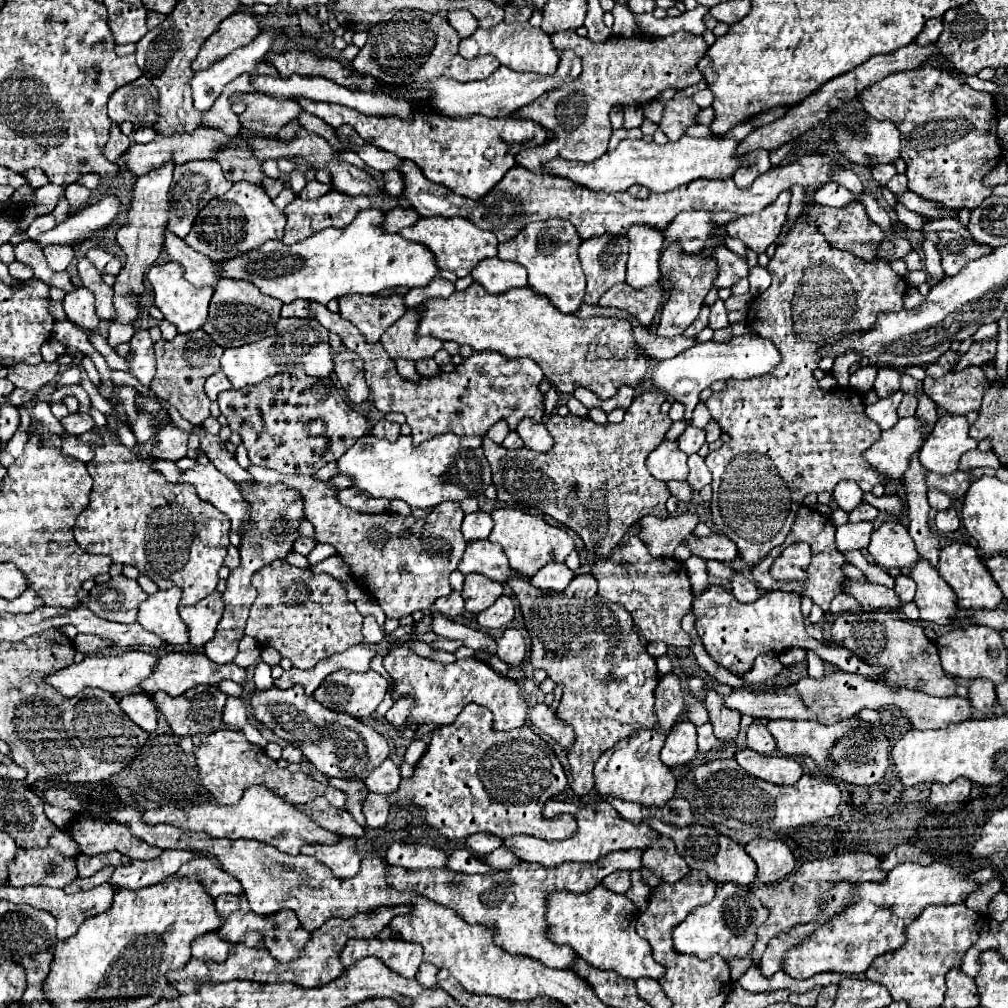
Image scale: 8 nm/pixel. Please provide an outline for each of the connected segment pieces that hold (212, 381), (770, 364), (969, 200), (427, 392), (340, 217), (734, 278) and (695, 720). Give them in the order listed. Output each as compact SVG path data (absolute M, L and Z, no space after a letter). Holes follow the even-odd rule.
M219 371L215 375L211 375L207 381L205 381L205 393L209 399L217 399L217 395L225 389L231 389L231 383L227 381L227 377Z
M747 333L741 337L733 337L727 343L695 343L691 349L685 349L683 353L657 361L651 371L651 383L671 395L675 401L683 403L687 407L685 419L691 421L691 413L695 405L699 403L699 393L709 387L713 381L727 381L727 379L747 379L771 373L771 369L779 363L779 351L775 345L763 337L757 337L755 333Z
M917 67L885 77L865 89L859 99L873 119L887 119L899 127L903 137L901 157L907 163L913 193L957 211L961 207L975 209L991 195L991 189L981 185L981 177L1003 155L995 129L997 107L991 93L975 91L937 67Z
M309 301L309 311L313 319L337 333L345 347L363 359L365 379L371 389L373 404L381 413L395 411L407 417L413 445L419 445L441 433L483 437L499 419L505 419L509 429L515 431L523 417L531 417L535 421L541 421L543 417L543 395L539 393L543 371L529 357L509 359L495 351L475 351L461 365L457 365L453 373L439 373L435 377L423 377L421 383L411 383L397 373L395 361L387 357L387 351L381 345L367 345L359 329L351 321L343 319L341 313L333 313L317 301ZM477 383L483 389L477 389Z
M331 191L315 201L303 201L299 197L295 197L287 207L285 207L285 215L287 215L287 225L285 225L285 237L283 241L287 243L299 243L299 241L305 241L307 237L319 233L321 229L325 227L339 227L339 229L345 229L361 211L369 209L371 207L371 201L369 197L349 197L345 193L339 193L339 191Z
M717 245L713 249L713 257L719 261L719 275L715 279L715 287L731 287L733 283L737 283L739 279L747 277L749 269L747 269L747 261L739 255L735 255L733 251L729 251L725 245Z
M695 701L687 707L687 719L693 723L693 725L703 725L709 721L709 715L707 715L707 709L705 709L705 703L703 701Z

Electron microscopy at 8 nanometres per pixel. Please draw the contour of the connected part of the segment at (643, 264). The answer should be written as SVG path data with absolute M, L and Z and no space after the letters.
M633 225L627 233L629 239L629 261L627 261L627 285L633 289L643 289L655 285L659 277L659 249L665 241L663 233L647 229L643 225Z

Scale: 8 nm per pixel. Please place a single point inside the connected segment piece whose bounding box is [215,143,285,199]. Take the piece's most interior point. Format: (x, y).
(238, 163)

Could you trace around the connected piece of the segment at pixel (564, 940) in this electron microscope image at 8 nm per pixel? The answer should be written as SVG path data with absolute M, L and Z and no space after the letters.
M597 885L589 893L557 891L551 893L547 907L549 939L557 945L571 945L593 967L611 969L627 979L661 979L665 975L665 967L653 959L647 941L637 935L635 921L639 911L625 895L613 893L603 885Z

